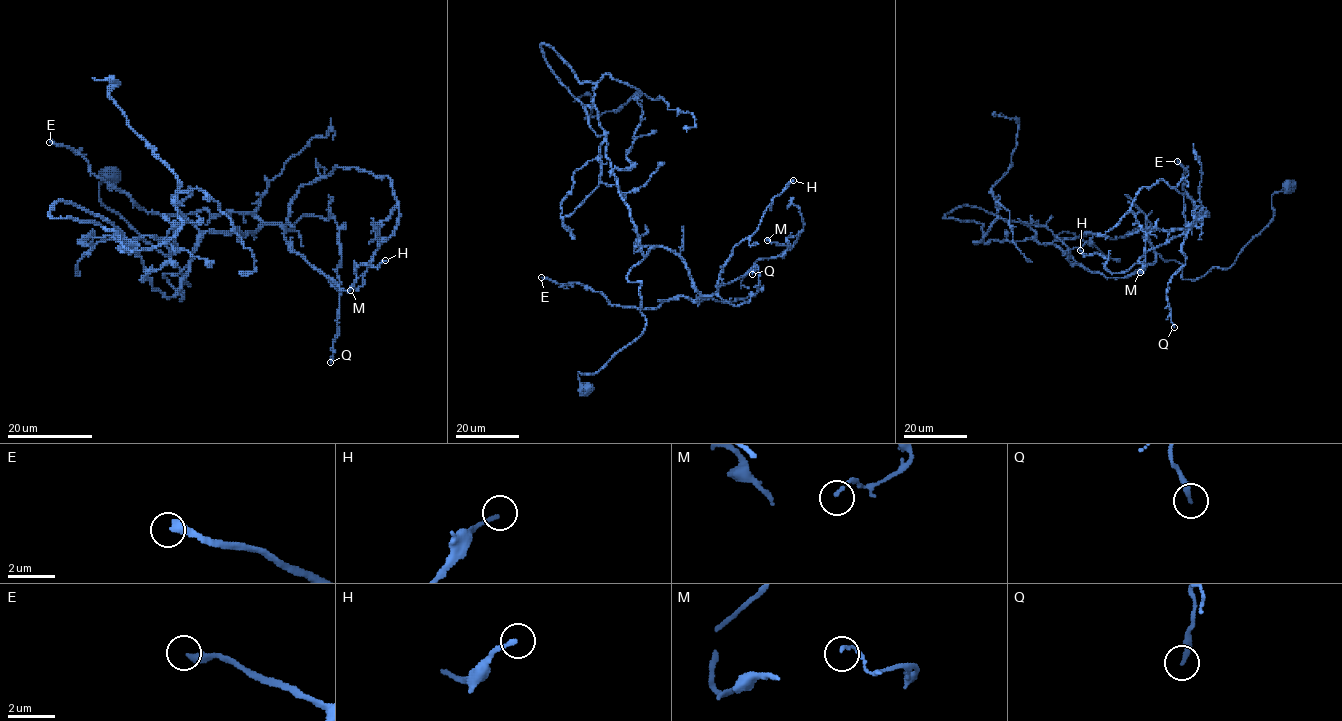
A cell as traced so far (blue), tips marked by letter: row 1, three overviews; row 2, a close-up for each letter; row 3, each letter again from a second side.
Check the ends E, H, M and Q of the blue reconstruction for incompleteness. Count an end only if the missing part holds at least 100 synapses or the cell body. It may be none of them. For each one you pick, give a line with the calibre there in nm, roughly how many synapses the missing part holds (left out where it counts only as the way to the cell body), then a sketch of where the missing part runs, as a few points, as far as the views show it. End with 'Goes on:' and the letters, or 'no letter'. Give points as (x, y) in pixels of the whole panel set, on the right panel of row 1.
Goes on: no letter

